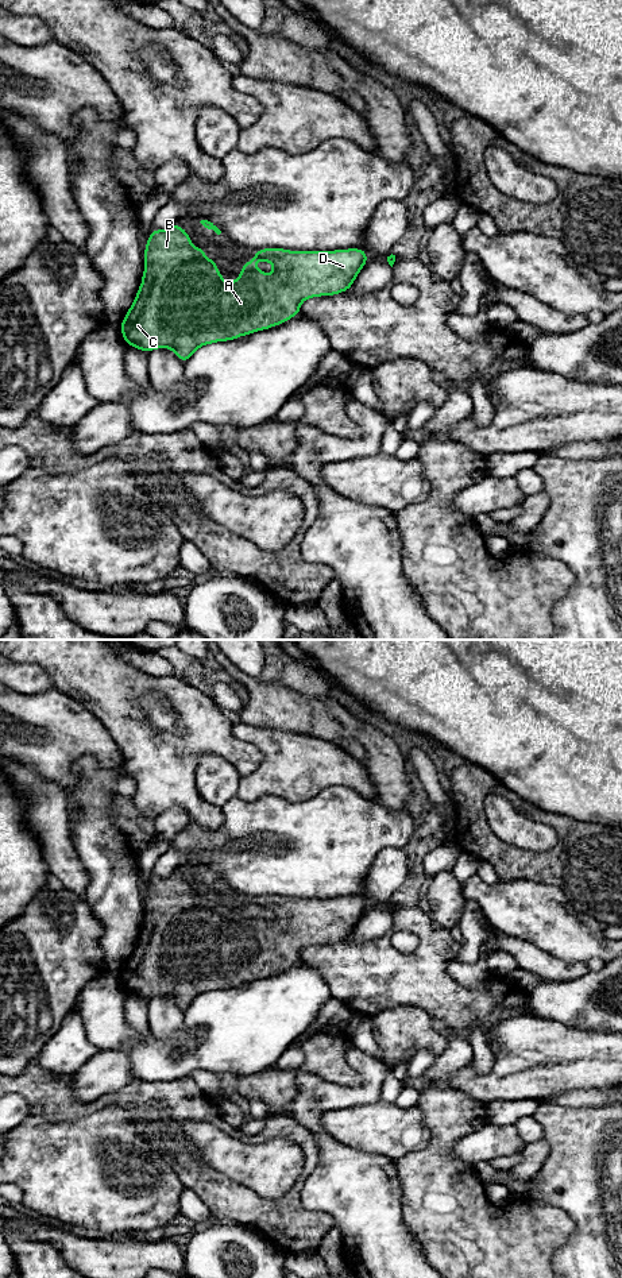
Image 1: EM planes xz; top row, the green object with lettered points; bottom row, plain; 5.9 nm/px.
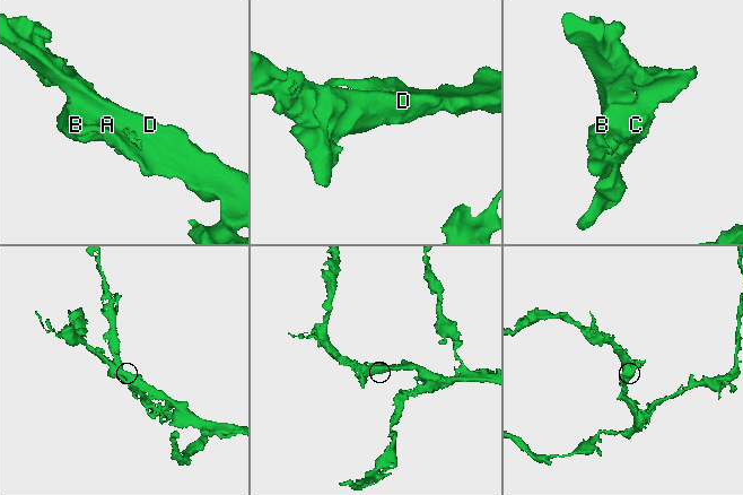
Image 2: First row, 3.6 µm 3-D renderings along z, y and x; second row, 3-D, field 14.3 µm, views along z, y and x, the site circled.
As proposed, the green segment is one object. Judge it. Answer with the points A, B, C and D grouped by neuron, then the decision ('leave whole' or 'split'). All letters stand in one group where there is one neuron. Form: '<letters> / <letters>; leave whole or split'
A B C D; leave whole

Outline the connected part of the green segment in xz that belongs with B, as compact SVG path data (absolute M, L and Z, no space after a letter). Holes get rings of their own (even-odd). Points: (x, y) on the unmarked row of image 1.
M178 870L167 877L150 880L144 892L142 933L120 972L128 995L136 995L144 1001L171 996L186 1011L205 992L231 989L286 970L301 962L301 950L308 946L347 939L368 908L363 896L325 900L259 896L242 912L240 923L233 930L225 930L216 914L216 906L204 906L206 899L194 895L190 883ZM258 907L271 911L275 920L259 919L255 914Z

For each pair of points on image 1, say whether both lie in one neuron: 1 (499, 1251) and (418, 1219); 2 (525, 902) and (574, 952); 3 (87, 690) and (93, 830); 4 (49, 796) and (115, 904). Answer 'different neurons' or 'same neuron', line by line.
1: same neuron
2: same neuron
3: different neurons
4: different neurons

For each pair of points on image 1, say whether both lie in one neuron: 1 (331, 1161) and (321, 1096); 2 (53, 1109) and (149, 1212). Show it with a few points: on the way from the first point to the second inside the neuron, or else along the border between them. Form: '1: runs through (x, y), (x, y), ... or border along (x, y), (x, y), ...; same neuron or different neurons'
1: runs through (327, 1145), (315, 1126), (315, 1112); same neuron
2: border along (93, 1111), (69, 1122), (46, 1123), (33, 1119); different neurons

